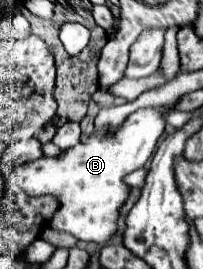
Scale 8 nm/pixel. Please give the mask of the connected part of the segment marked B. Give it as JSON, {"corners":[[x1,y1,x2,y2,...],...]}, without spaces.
{"corners":[[177,102,167,106,141,108,133,112,125,120,125,124,121,124,115,136,95,138,93,134,89,142,73,146,57,158,43,156,39,160,19,166,17,184,21,184,21,188,29,196,41,196,41,194,57,196,59,210,51,220,51,228,69,232,85,242,107,242,109,236,117,230,119,208,127,200,129,192,129,186,123,182,123,176,127,176,137,168,143,168,147,160,151,160,157,148,157,140,165,132,165,114,175,110,175,104]]}

